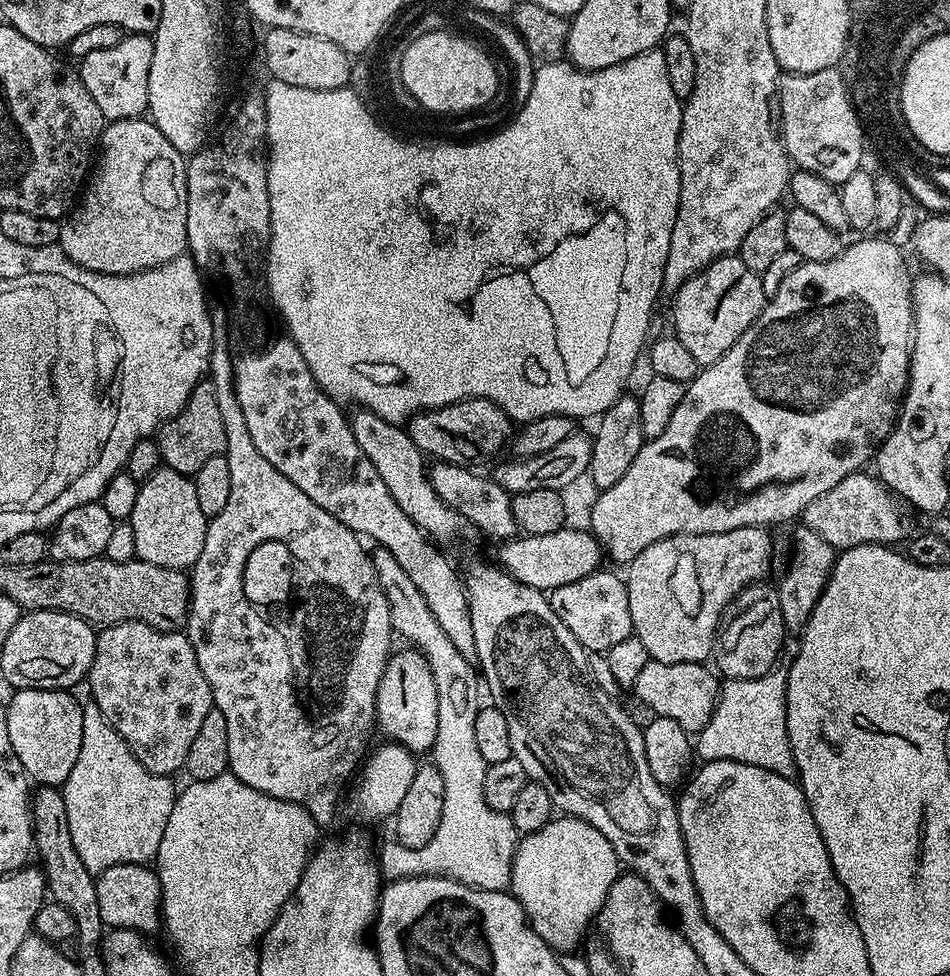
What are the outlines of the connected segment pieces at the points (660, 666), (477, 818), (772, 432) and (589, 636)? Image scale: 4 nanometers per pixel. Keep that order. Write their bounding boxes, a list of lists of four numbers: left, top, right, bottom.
[[634,658,721,734],[370,546,518,892],[590,238,914,566],[550,570,633,654]]

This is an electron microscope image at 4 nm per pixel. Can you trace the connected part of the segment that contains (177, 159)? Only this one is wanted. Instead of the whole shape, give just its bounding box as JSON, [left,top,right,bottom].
[60,118,188,276]

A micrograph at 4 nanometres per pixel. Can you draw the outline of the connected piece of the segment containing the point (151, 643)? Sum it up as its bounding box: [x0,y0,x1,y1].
[86,620,214,776]

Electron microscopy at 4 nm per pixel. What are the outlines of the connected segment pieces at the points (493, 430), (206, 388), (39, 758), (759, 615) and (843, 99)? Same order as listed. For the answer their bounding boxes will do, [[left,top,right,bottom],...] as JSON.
[[406,400,514,464],[154,378,226,477],[6,688,82,786],[714,582,786,680],[778,67,866,186]]

